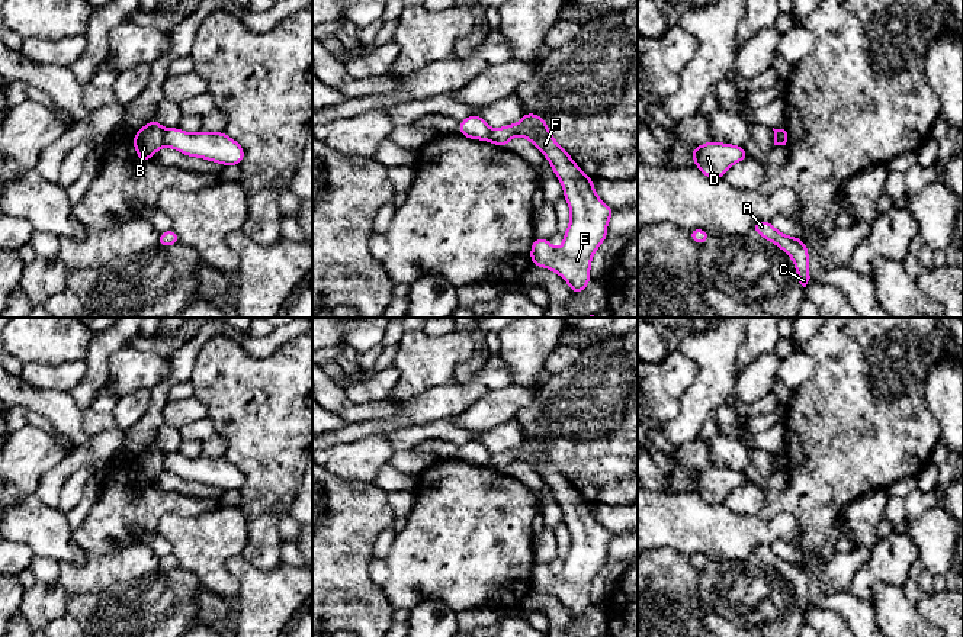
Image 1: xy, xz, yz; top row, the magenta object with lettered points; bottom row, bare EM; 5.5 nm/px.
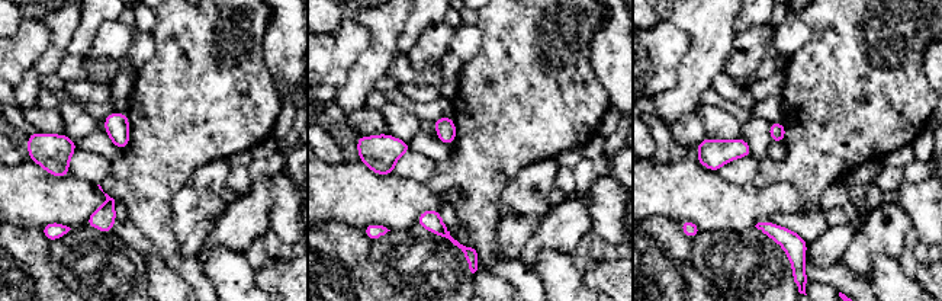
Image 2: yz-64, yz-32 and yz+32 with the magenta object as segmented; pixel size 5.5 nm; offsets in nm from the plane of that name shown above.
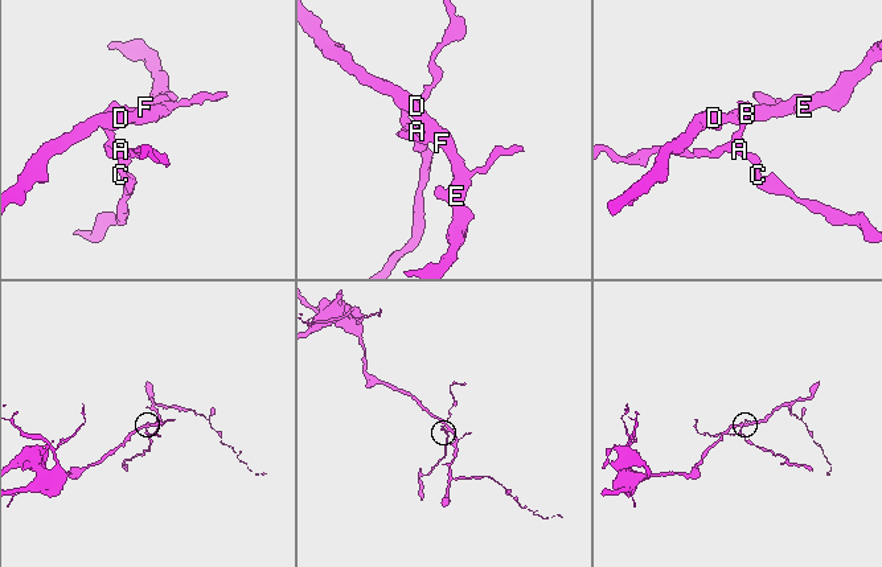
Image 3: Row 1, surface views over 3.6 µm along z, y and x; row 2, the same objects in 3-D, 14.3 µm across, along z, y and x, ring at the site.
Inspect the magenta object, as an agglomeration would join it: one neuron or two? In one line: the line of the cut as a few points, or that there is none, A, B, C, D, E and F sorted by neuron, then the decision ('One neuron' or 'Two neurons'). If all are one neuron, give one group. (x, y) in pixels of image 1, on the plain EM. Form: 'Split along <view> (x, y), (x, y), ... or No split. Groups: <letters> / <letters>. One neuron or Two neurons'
Split along xy (166, 454), (164, 469). Groups: A B C / D E F. Two neurons

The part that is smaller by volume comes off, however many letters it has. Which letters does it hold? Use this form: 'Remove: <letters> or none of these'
Remove: A, B, C

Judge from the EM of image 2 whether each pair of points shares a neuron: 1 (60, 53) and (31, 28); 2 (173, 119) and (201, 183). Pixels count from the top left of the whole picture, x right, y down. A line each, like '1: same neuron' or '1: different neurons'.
1: different neurons
2: different neurons

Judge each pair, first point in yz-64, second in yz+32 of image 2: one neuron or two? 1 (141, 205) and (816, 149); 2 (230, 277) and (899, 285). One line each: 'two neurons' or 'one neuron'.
1: one neuron
2: one neuron

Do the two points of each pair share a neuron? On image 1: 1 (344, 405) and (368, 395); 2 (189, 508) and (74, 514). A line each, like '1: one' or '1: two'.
1: two
2: two

